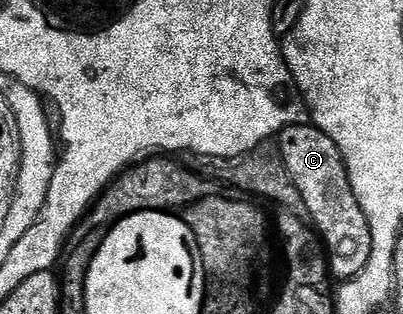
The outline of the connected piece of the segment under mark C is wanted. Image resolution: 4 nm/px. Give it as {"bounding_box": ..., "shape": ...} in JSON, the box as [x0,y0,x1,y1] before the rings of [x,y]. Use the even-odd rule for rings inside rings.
{"bounding_box":[278,123,370,283],"shape":[[[305,123],[280,130],[278,144],[286,171],[290,171],[290,179],[294,179],[298,191],[302,191],[302,199],[306,199],[310,221],[316,224],[318,232],[325,232],[322,245],[331,276],[340,283],[357,277],[362,267],[366,267],[366,259],[370,259],[370,227],[358,199],[354,197],[341,152],[334,147],[334,139],[315,125]]]}

